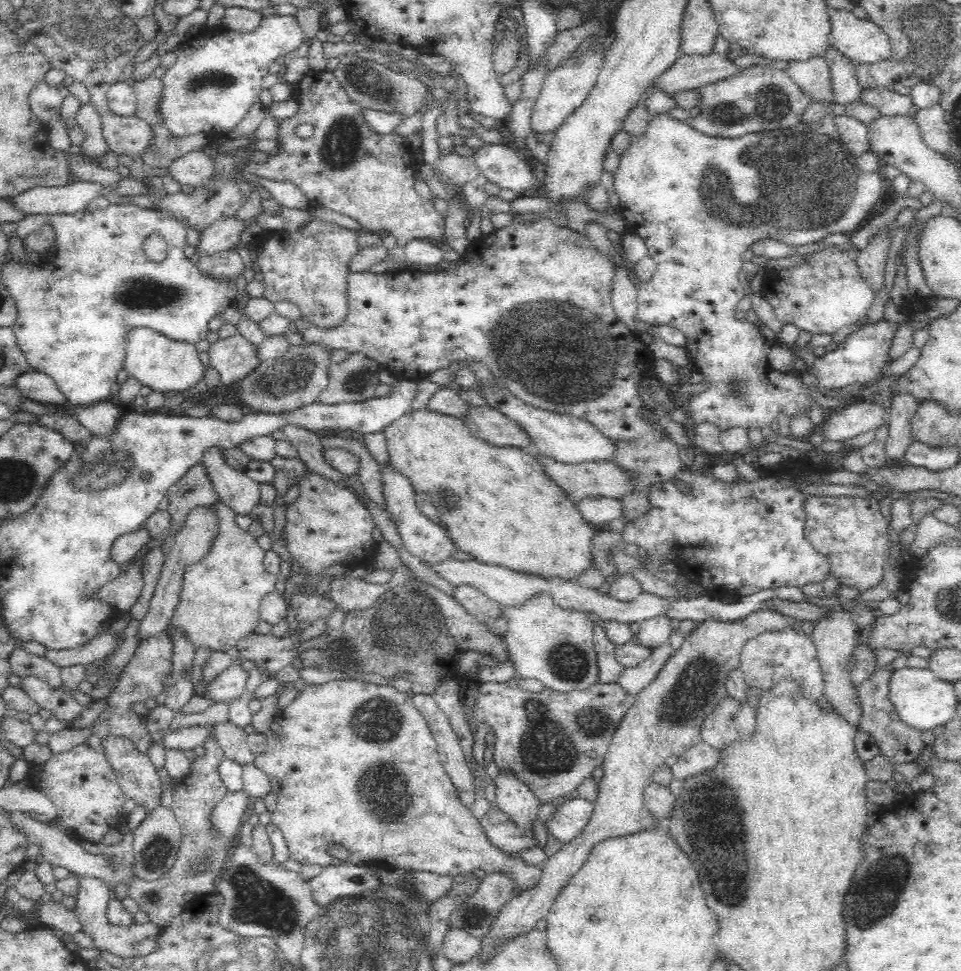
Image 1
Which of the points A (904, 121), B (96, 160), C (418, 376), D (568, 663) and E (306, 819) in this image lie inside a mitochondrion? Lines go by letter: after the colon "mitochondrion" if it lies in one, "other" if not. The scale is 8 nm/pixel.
A: other
B: other
C: other
D: mitochondrion
E: other

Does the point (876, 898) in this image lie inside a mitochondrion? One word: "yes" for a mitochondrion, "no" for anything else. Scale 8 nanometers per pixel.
yes

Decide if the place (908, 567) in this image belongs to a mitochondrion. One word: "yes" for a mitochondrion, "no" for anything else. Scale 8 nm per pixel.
no

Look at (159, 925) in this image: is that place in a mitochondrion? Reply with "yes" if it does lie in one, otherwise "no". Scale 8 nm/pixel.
no

